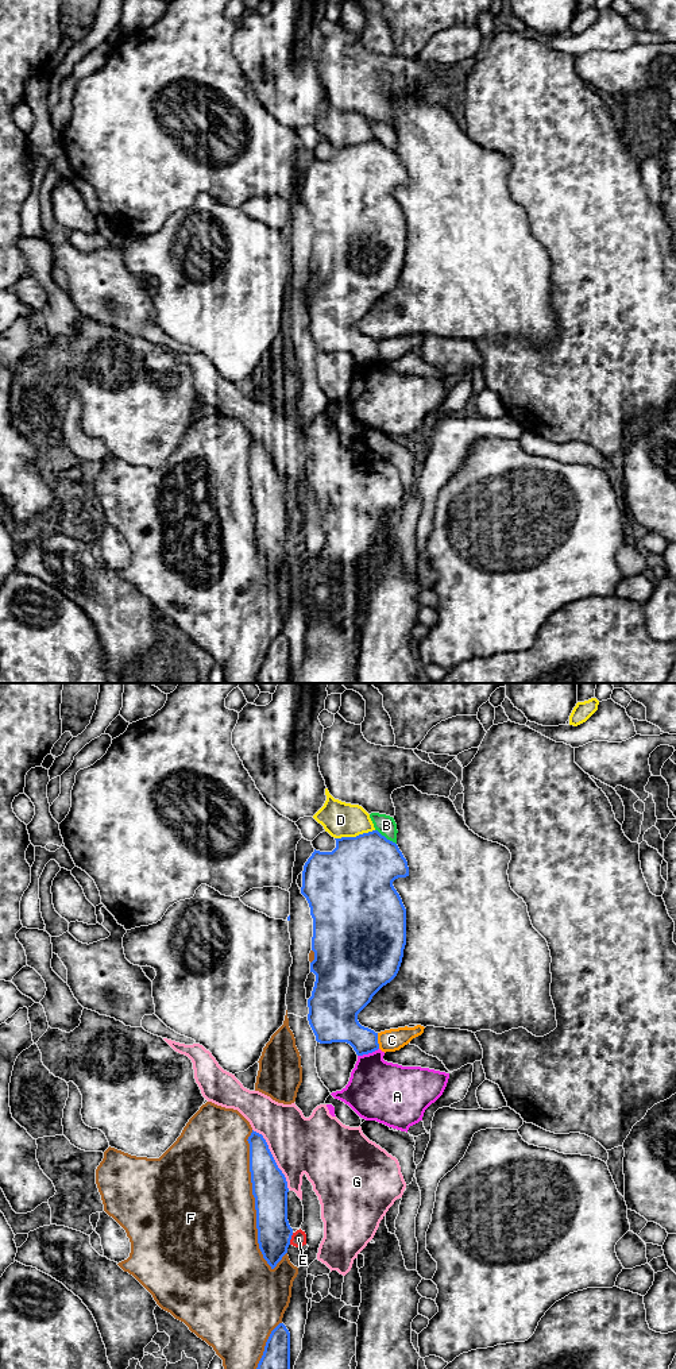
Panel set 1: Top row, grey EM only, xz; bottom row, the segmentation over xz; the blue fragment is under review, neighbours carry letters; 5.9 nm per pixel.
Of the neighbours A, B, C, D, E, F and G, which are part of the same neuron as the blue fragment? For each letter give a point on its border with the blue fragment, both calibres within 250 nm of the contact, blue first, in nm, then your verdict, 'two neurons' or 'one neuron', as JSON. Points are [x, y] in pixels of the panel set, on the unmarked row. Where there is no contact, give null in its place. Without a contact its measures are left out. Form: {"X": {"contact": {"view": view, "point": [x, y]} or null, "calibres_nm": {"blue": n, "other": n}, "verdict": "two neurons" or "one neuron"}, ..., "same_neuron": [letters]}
{"A": {"contact": {"view": "xz", "point": [367, 362]}, "calibres_nm": {"blue": 220, "other": 360}, "verdict": "two neurons"}, "B": {"contact": {"view": "xz", "point": [385, 146]}, "calibres_nm": {"blue": 400, "other": 120}, "verdict": "two neurons"}, "C": {"contact": {"view": "xz", "point": [377, 350]}, "calibres_nm": {"blue": 220, "other": 130}, "verdict": "two neurons"}, "D": {"contact": {"view": "xz", "point": [354, 146]}, "calibres_nm": {"blue": 440, "other": 200}, "verdict": "two neurons"}, "E": {"contact": {"view": "xz", "point": [290, 547]}, "calibres_nm": {"blue": 200, "other": 90}, "verdict": "two neurons"}, "F": {"contact": {"view": "xz", "point": [255, 509]}, "calibres_nm": {"blue": 220, "other": 480}, "verdict": "two neurons"}, "G": {"contact": {"view": "xz", "point": [273, 466]}, "calibres_nm": {"blue": 220, "other": 340}, "verdict": "two neurons"}, "same_neuron": []}

